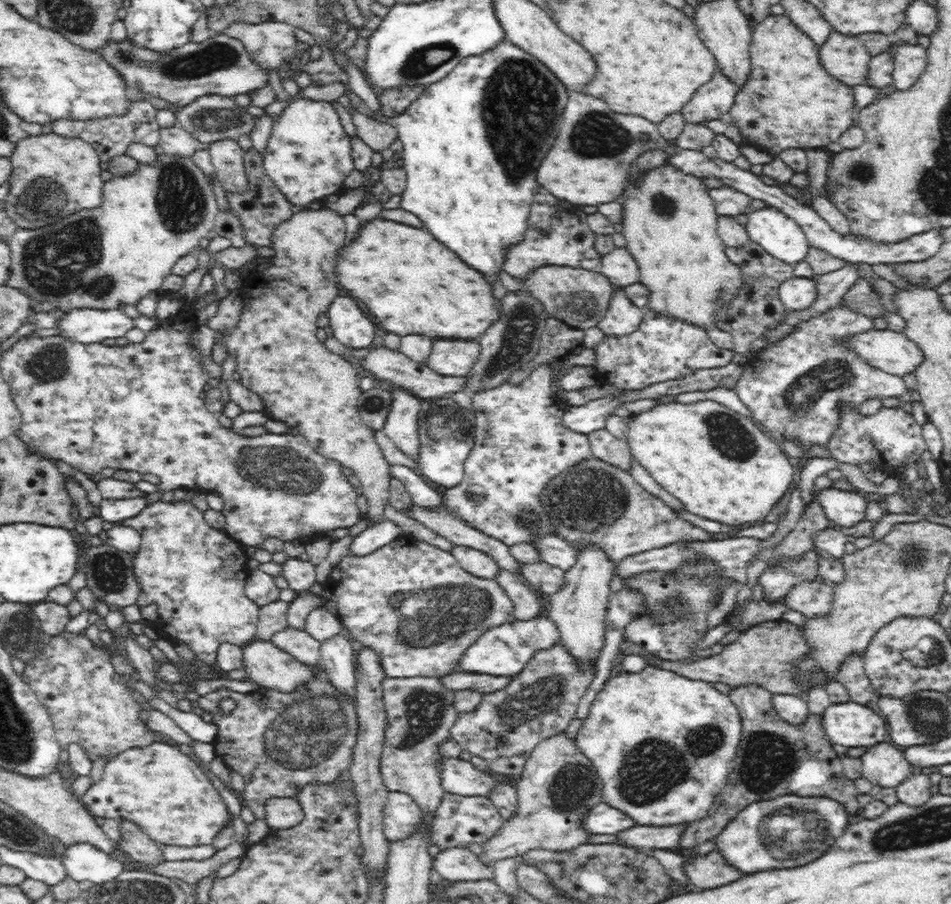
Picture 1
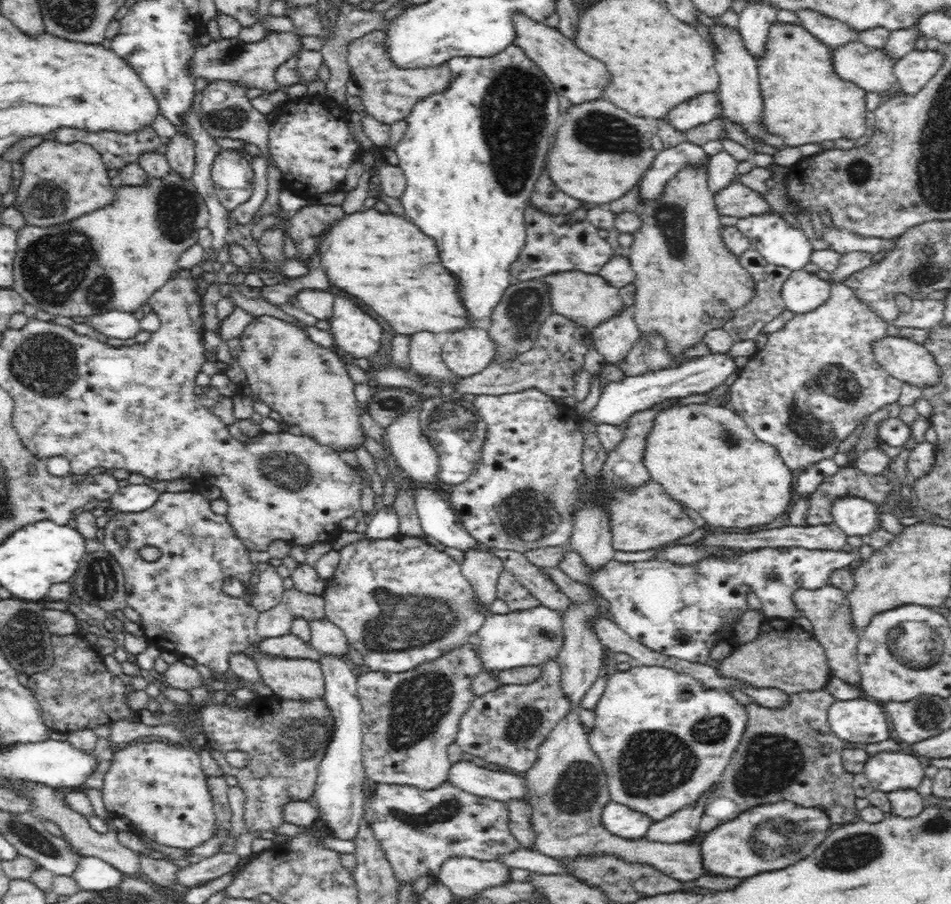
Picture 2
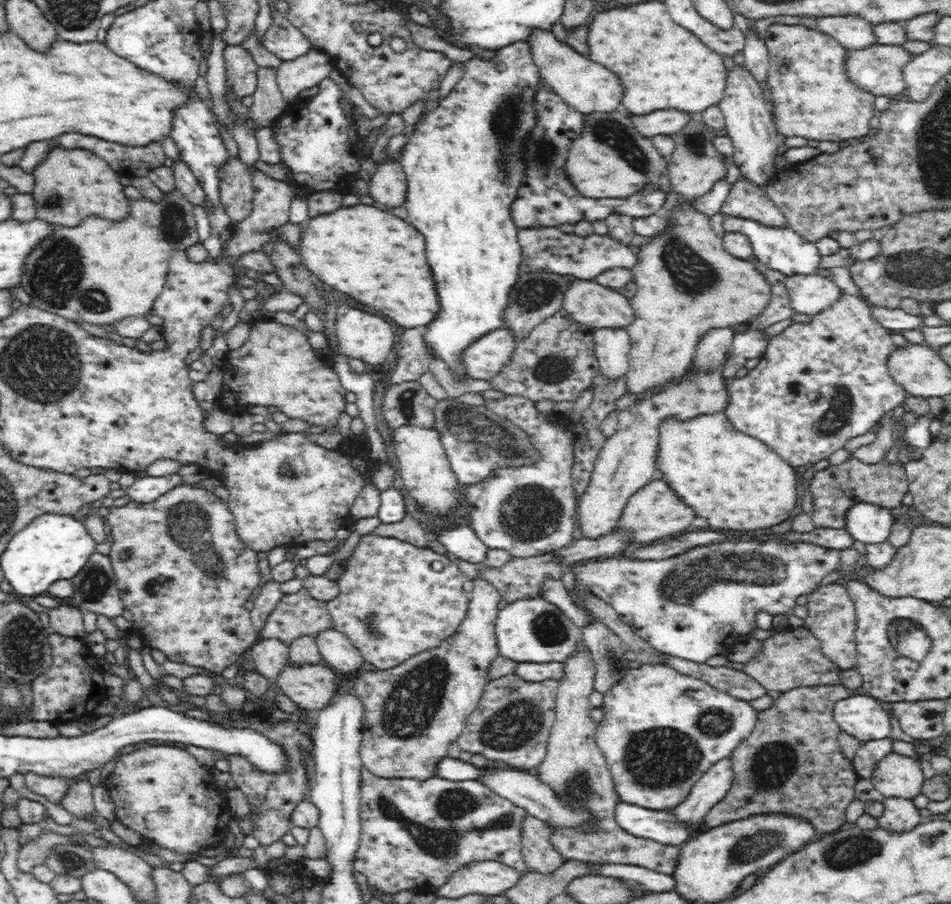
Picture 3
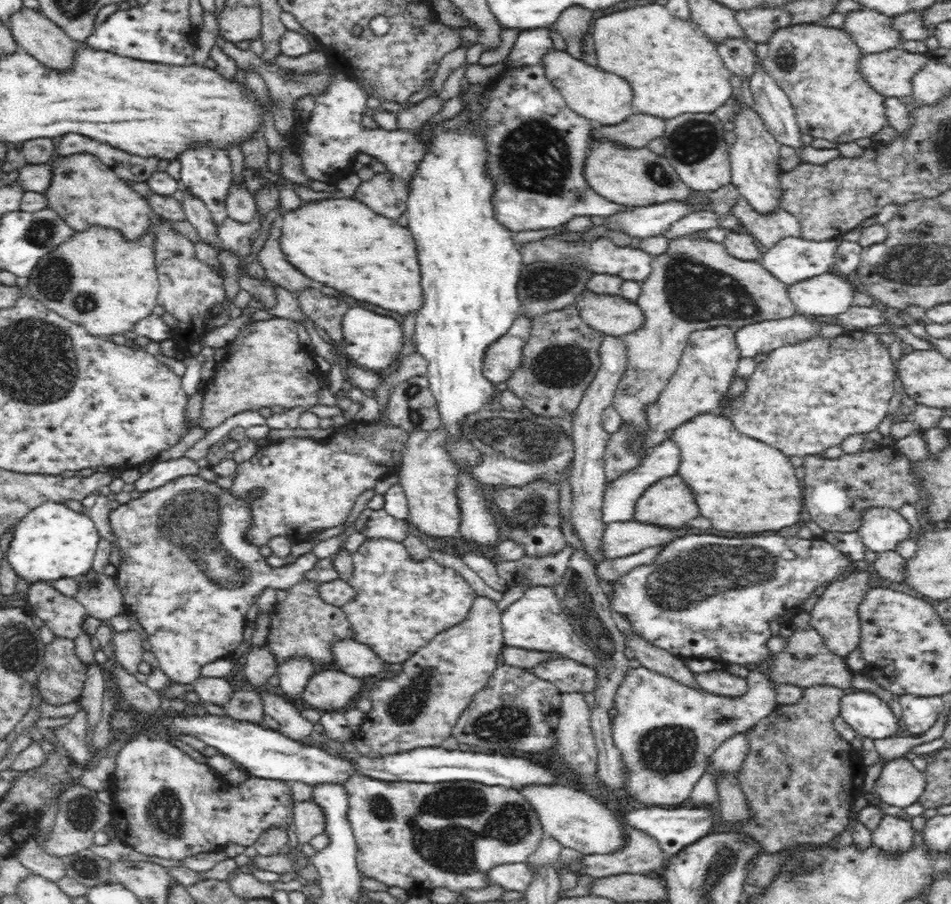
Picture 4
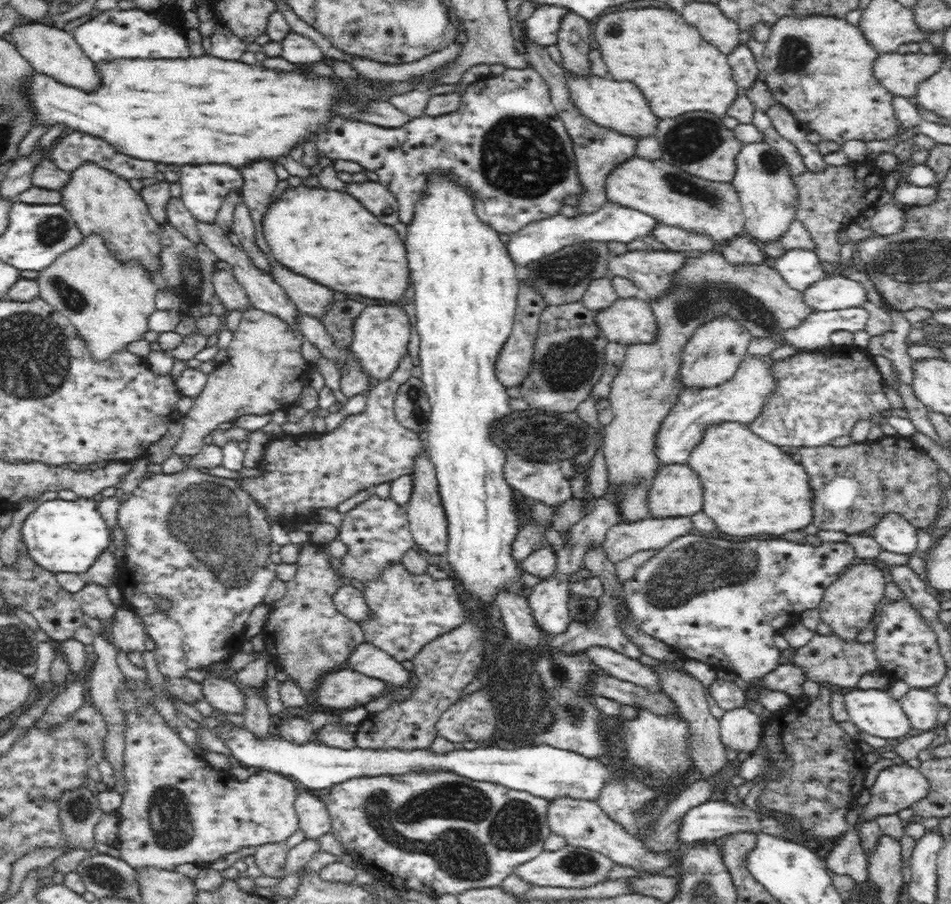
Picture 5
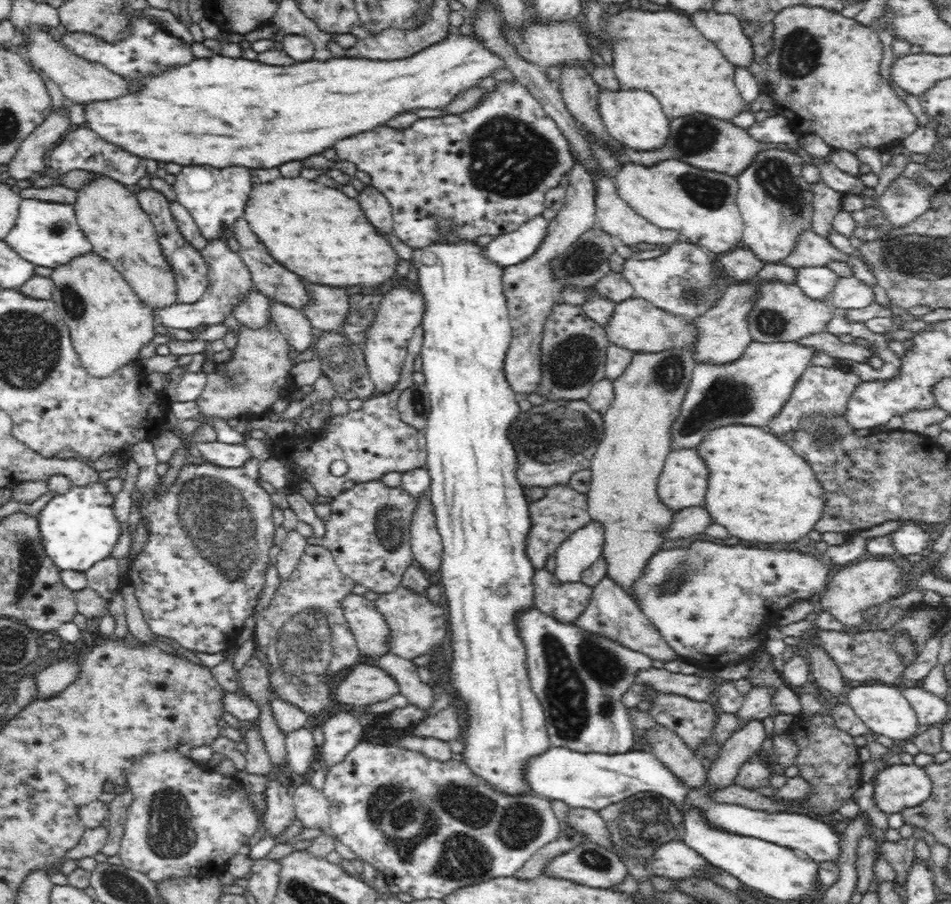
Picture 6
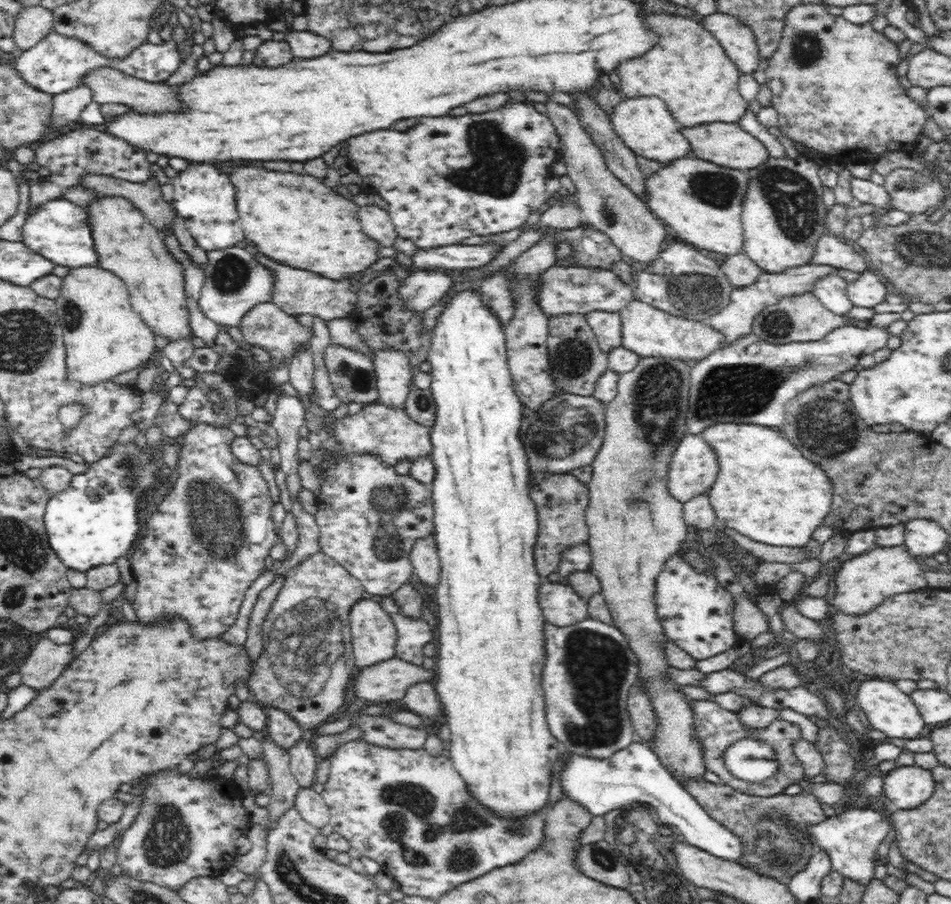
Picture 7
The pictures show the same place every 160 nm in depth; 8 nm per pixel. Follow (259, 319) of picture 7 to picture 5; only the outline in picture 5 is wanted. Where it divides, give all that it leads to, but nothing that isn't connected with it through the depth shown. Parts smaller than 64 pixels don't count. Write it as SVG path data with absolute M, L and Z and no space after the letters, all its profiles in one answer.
M216 270L212 274L215 295L228 312L239 310L241 312L252 309L251 300L246 289L236 280L230 270Z

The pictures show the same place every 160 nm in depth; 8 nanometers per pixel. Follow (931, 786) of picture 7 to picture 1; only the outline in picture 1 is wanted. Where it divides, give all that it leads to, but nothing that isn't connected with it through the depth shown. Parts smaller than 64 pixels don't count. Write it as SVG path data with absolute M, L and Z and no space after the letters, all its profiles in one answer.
M880 742L861 754L862 774L874 785L897 787L907 776L920 772L904 760L901 748Z

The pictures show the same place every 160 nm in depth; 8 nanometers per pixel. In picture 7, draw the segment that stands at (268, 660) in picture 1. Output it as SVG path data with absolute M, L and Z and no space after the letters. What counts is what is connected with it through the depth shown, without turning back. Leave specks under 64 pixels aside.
M393 657L389 660L374 664L374 666L358 670L358 674L353 680L354 692L356 692L358 698L370 700L370 704L390 704L390 702L402 699L406 691L414 684L424 682L433 683L435 676L434 668L426 669L422 665L416 665Z

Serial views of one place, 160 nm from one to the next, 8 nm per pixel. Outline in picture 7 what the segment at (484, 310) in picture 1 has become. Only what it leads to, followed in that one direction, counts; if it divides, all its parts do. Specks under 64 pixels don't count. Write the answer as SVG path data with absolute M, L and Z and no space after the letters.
M254 166L234 168L232 176L235 191L238 192L237 209L244 236L253 244L254 251L284 266L312 271L332 281L344 280L375 264L380 244L362 232L357 215L359 206L340 193L336 194L337 191L328 188L322 179L292 172L262 170Z

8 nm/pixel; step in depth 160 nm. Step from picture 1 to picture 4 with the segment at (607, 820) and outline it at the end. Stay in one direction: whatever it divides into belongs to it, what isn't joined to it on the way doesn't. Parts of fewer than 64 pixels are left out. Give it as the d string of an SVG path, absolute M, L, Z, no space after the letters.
M651 806L628 810L628 812L624 814L622 824L634 830L638 829L640 832L651 836L656 840L663 852L671 856L680 852L685 846L706 836L708 832L712 830L712 826L714 826L714 817L716 817L716 814L713 814L711 810L703 807L688 808L678 806L672 809L670 807Z

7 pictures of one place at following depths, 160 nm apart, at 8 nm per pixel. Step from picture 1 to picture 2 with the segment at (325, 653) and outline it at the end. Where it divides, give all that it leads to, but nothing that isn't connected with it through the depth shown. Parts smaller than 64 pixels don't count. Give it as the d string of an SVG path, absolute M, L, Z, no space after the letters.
M323 654L319 664L325 679L325 693L322 695L330 705L334 715L334 734L329 750L322 758L318 768L318 778L314 797L315 806L325 818L326 825L330 825L333 836L338 839L353 840L358 832L358 825L363 819L365 798L361 786L366 778L363 767L363 736L366 732L365 718L358 694L357 679L359 675L353 672L353 665L348 654L340 656Z

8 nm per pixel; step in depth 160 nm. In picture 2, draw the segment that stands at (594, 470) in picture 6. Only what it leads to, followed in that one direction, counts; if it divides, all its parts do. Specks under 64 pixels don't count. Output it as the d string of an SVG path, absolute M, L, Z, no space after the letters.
M686 167L684 170L677 172L671 180L668 180L664 184L664 190L657 199L646 199L639 206L636 213L639 217L638 228L632 233L634 241L630 245L630 263L636 273L634 285L636 285L636 304L631 309L634 313L634 320L638 323L638 329L640 334L644 334L647 331L661 331L665 334L668 339L670 351L672 354L679 354L682 349L703 340L703 336L709 331L714 329L722 329L723 323L727 321L733 314L733 312L744 306L752 298L755 284L750 276L750 273L740 265L738 257L734 255L724 244L723 238L721 237L721 228L723 227L720 223L721 214L717 211L717 206L713 196L713 192L710 191L708 184L709 175L707 171L702 168L690 168Z

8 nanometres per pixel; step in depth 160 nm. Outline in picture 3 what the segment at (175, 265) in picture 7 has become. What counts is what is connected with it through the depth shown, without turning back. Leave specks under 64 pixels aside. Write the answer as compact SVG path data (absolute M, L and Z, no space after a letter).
M56 146L32 169L31 174L34 177L31 196L38 220L54 226L73 227L82 222L80 216L98 215L111 221L127 216L129 200L119 182L119 174L94 152L64 150Z

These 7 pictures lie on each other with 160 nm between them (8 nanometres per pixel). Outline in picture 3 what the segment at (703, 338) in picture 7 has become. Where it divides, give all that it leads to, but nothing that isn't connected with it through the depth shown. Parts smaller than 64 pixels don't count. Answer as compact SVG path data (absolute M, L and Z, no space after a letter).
M578 277L570 279L560 305L576 322L593 330L602 327L627 327L634 318L629 299L620 294L617 289L602 286L595 279L584 280Z

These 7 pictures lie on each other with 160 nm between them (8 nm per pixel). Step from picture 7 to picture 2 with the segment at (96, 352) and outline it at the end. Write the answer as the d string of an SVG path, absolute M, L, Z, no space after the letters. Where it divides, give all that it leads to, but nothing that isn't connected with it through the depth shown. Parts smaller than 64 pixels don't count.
M168 171L162 178L150 177L142 186L120 186L114 188L114 201L106 206L103 206L97 211L92 211L83 214L81 217L71 221L64 221L49 227L36 227L24 225L20 230L17 230L16 237L16 254L13 264L13 286L12 288L22 295L26 303L32 304L38 310L44 310L50 314L54 314L57 318L60 316L76 317L90 316L95 314L104 314L104 312L114 309L120 309L127 313L132 313L140 309L140 307L148 302L158 289L161 289L169 281L169 276L172 272L178 270L177 264L180 256L198 244L198 232L202 228L208 226L210 222L210 209L206 205L204 196L199 192L193 178L186 178L176 171Z

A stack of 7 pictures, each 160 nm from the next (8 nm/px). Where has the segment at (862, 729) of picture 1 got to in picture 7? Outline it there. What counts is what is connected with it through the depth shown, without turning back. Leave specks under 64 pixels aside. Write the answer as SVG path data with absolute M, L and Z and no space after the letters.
M879 678L863 680L854 700L860 704L871 726L886 734L886 737L912 740L924 732L925 722L912 697L902 692L892 680Z

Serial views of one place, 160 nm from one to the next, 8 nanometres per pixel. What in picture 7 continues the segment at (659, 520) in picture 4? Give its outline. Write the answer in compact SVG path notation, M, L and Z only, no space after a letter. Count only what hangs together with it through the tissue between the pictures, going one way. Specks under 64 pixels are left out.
M687 432L675 447L667 470L669 493L682 504L706 493L716 480L718 468L714 450L703 437Z

